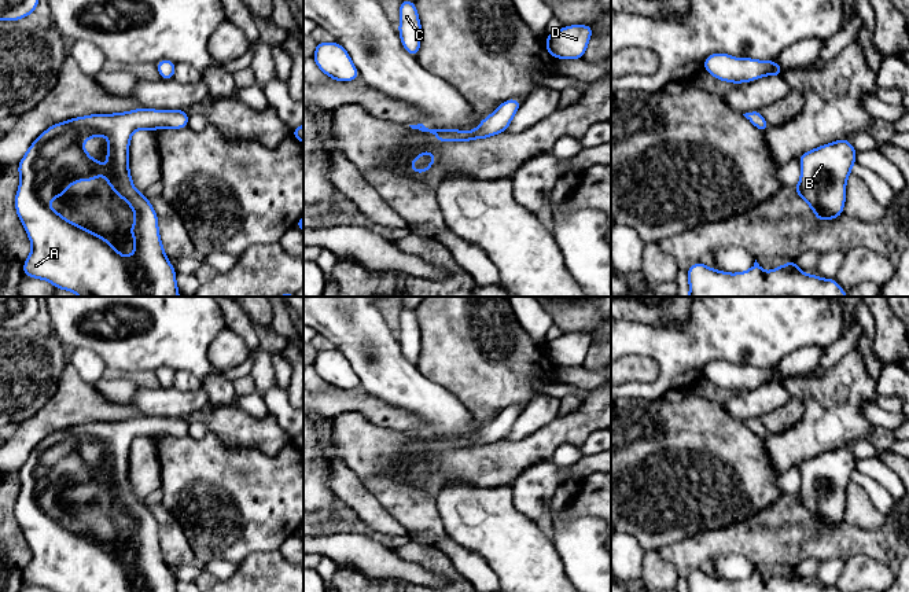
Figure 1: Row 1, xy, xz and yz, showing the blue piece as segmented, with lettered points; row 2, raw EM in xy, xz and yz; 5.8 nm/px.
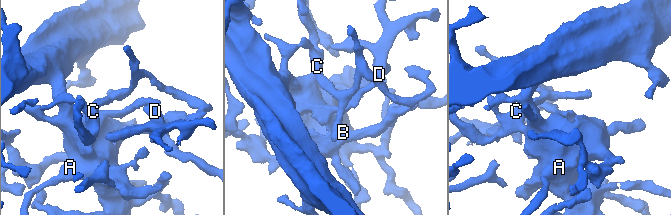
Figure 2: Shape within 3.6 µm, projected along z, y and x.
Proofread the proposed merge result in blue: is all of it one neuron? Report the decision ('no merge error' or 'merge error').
no merge error

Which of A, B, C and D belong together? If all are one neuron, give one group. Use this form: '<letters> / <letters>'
A B C D

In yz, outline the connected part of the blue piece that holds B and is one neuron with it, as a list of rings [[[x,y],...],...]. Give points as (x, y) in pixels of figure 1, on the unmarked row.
[[[844,445],[801,462],[801,488],[795,501],[807,510],[820,532],[843,521],[846,489],[855,471],[855,460]]]

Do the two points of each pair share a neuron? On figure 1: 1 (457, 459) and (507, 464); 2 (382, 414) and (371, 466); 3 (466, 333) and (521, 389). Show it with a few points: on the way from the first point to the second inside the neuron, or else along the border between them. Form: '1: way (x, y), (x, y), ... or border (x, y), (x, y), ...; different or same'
1: way (470, 464), (495, 464); same
2: border (350, 412), (359, 412), (378, 426), (408, 433); different
3: way (481, 346), (505, 374); same

